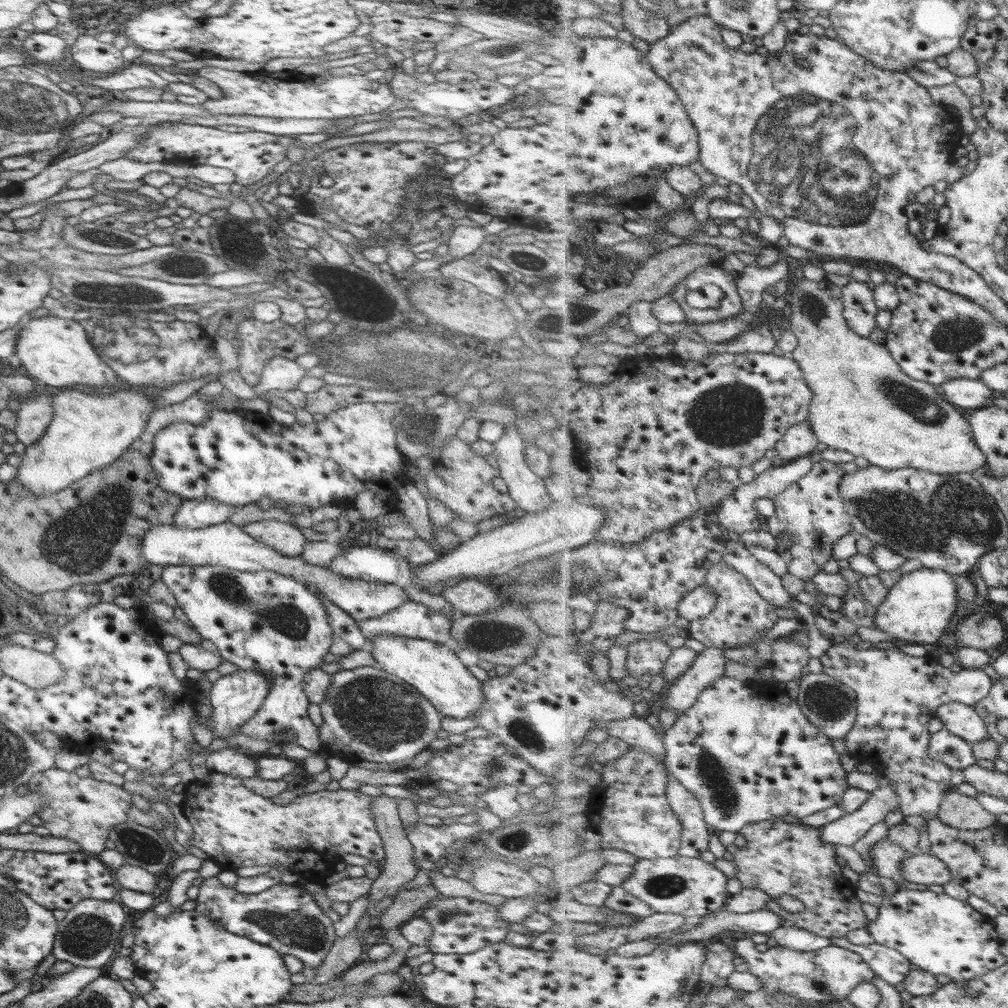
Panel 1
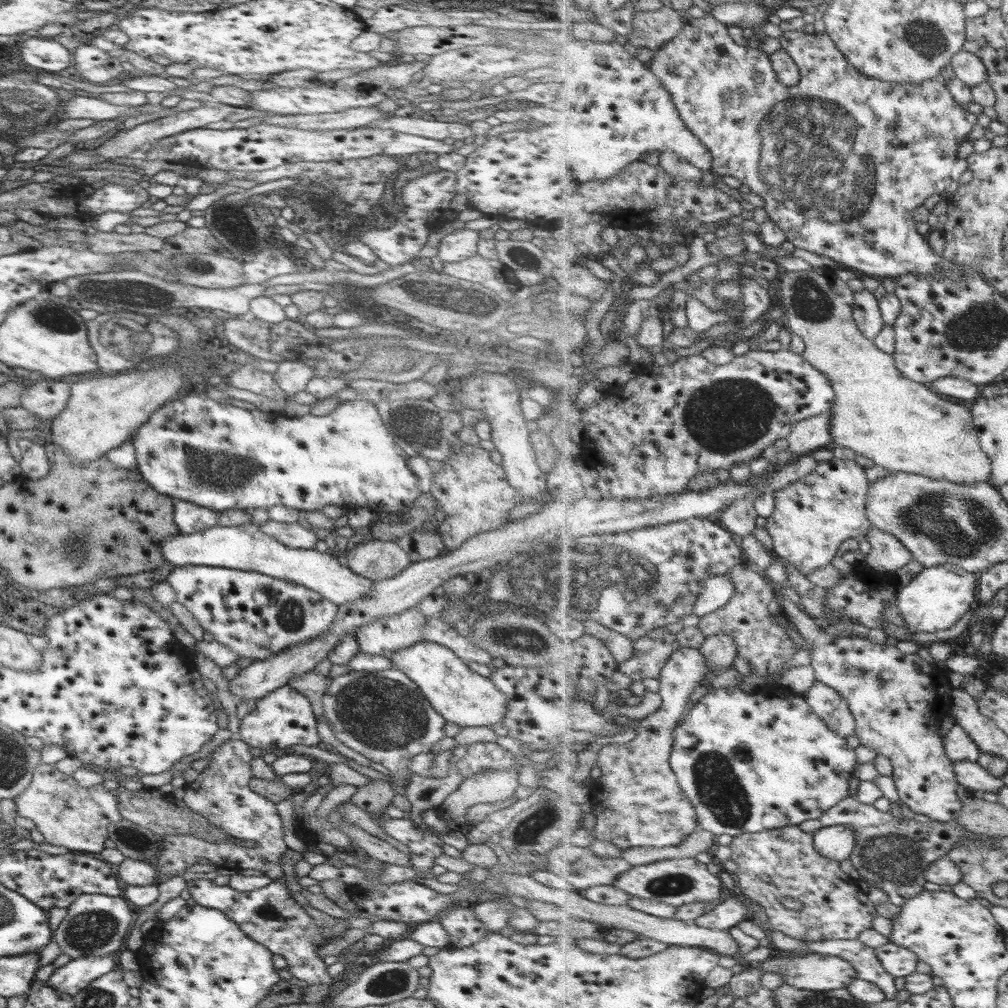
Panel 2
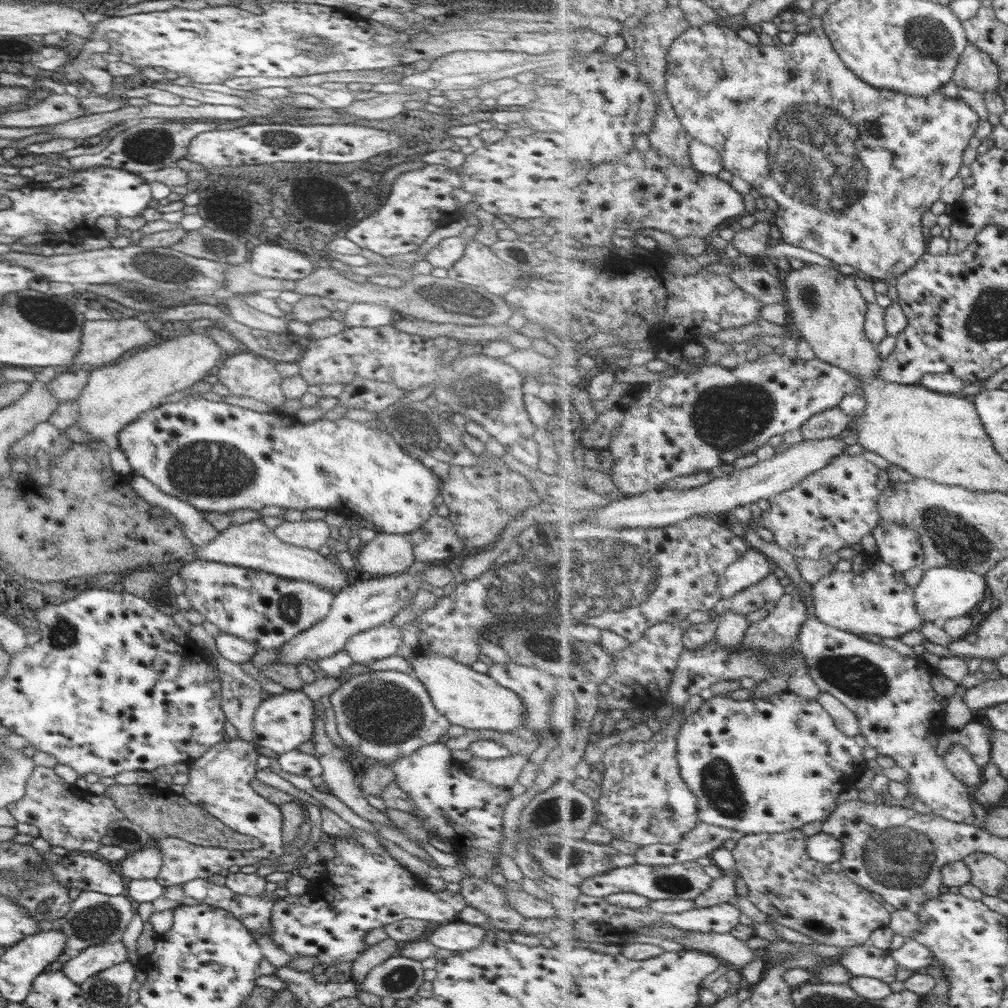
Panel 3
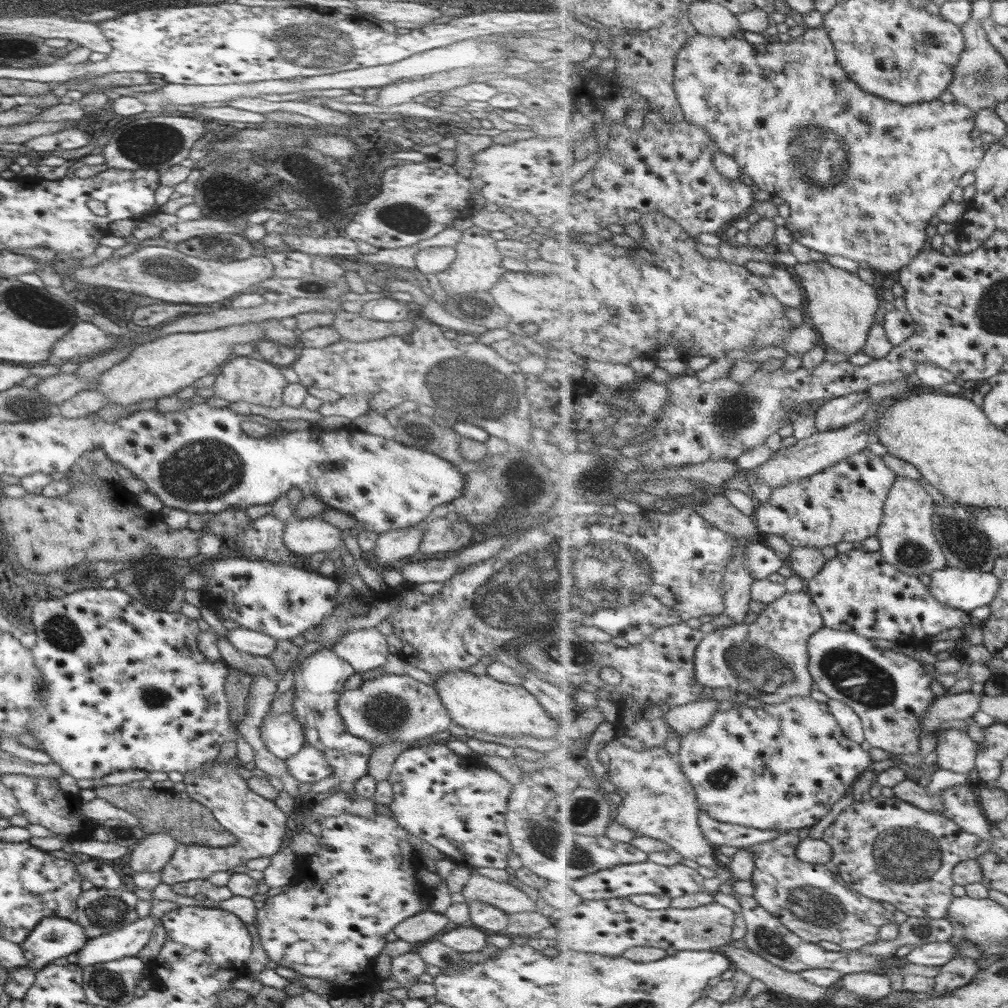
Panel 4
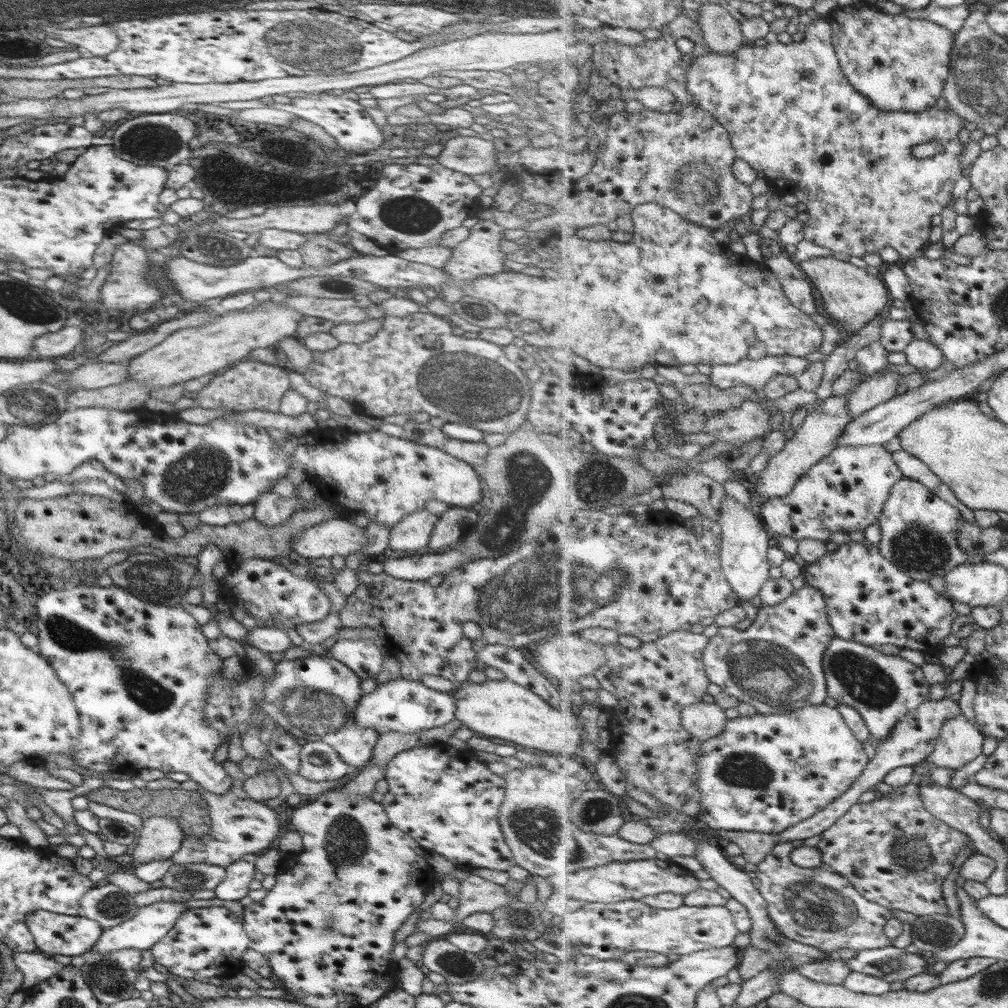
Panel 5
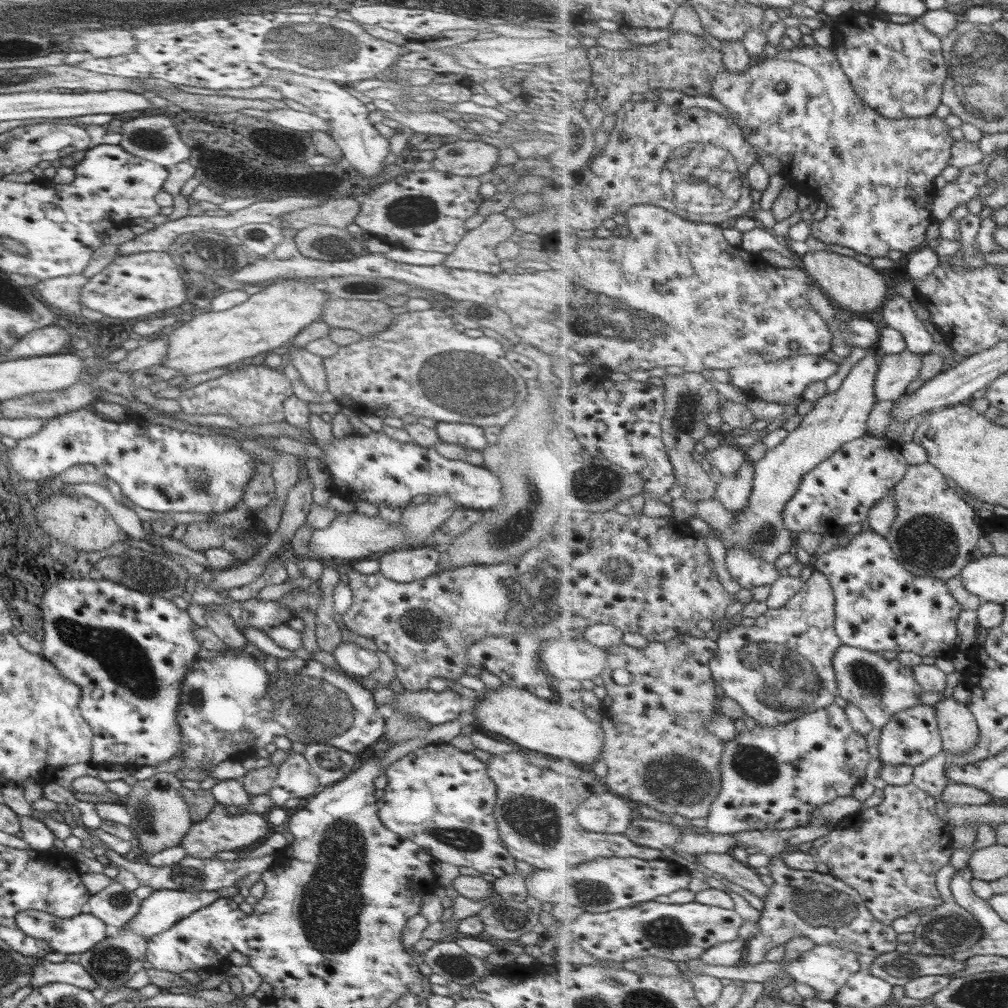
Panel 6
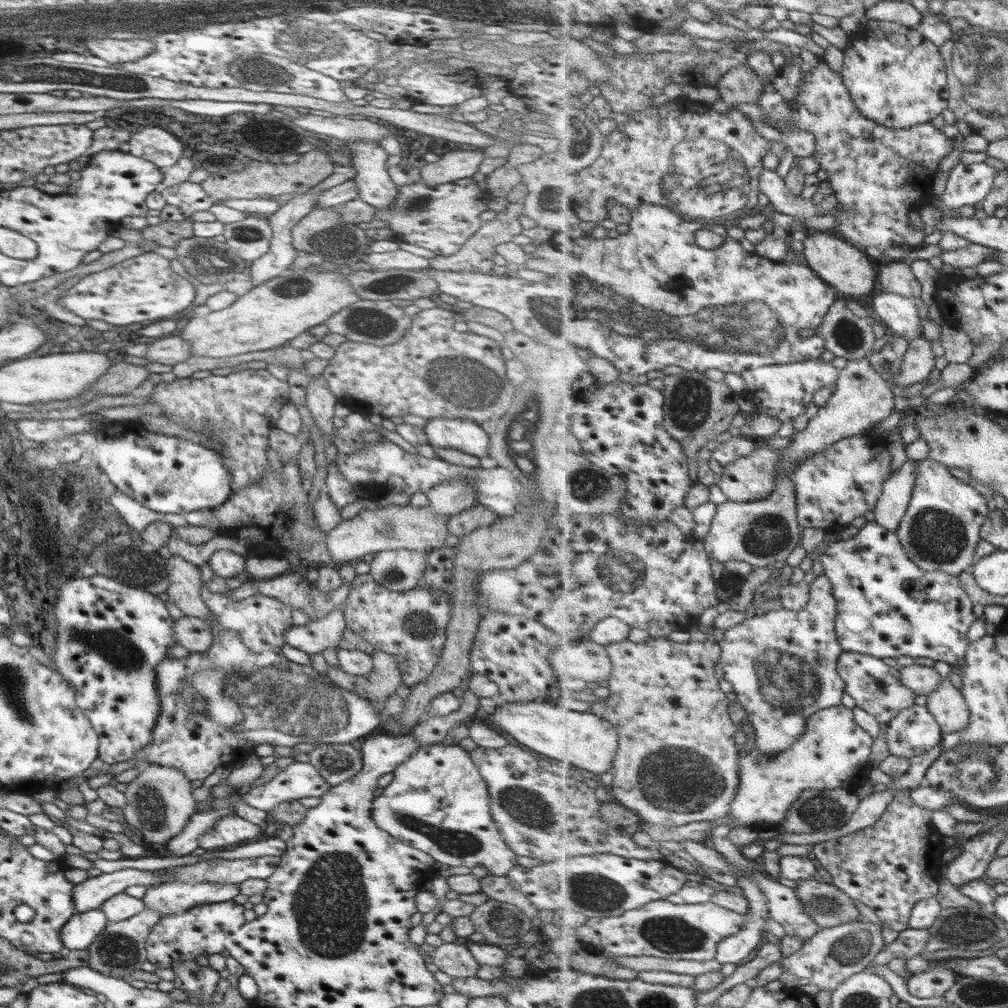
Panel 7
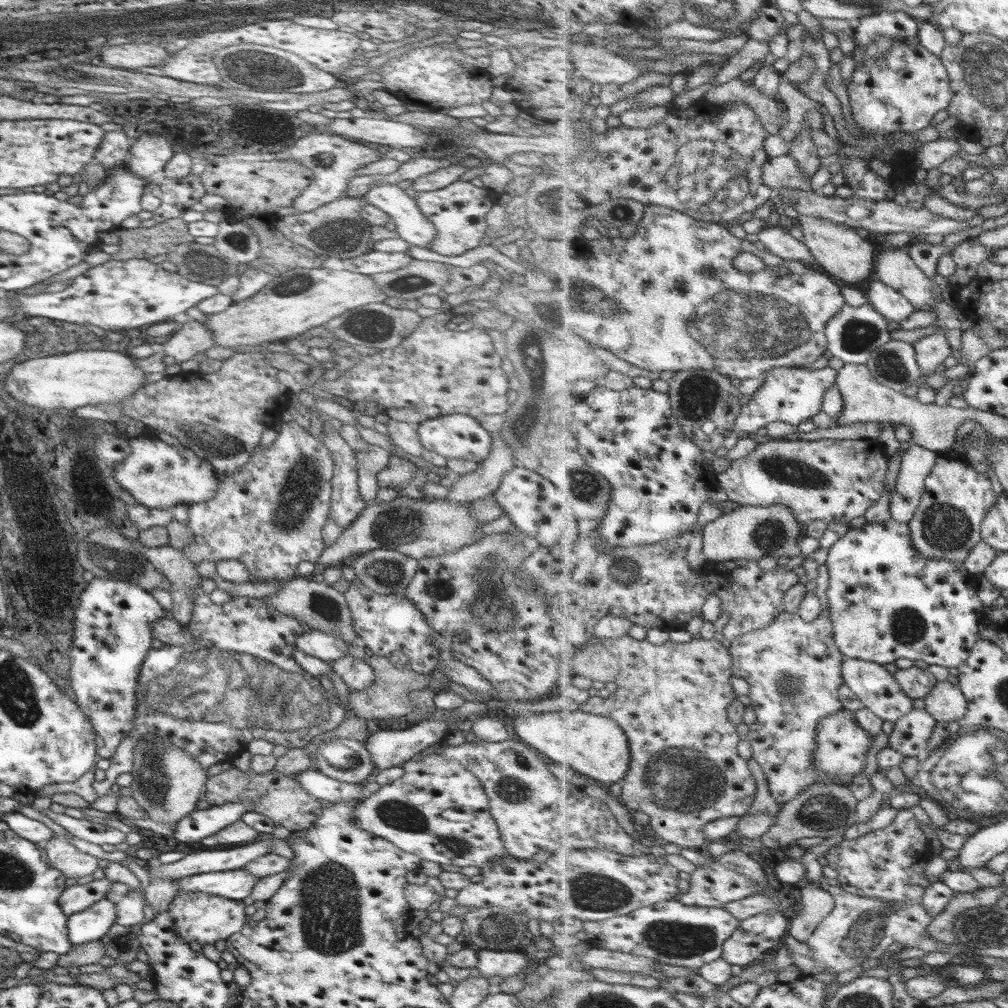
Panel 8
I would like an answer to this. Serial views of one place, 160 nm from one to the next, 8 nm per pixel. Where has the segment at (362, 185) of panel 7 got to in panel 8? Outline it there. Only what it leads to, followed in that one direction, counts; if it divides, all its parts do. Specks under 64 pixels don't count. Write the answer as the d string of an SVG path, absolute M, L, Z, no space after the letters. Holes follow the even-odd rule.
M383 184L369 187L362 196L367 204L376 206L392 218L397 236L409 246L427 249L433 242L436 228L417 208L414 199L403 194L397 185Z

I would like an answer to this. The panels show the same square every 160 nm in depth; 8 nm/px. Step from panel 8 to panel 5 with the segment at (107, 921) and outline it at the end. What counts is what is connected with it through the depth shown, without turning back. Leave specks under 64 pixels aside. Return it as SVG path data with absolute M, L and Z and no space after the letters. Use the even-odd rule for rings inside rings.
M49 911L27 913L24 923L33 937L37 952L49 957L54 954L62 954L63 956L83 955L92 950L102 931L102 928L94 920L79 915L60 915Z

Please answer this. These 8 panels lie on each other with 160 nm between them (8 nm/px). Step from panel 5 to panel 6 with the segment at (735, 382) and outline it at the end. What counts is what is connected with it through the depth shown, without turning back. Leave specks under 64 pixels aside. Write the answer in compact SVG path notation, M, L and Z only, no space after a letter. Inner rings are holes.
M799 355L787 360L775 362L757 362L753 366L731 368L727 370L731 378L731 384L737 386L743 392L752 392L757 398L767 402L787 404L793 398L803 398L807 387L817 381L825 381L837 374L839 363L826 360L823 355Z

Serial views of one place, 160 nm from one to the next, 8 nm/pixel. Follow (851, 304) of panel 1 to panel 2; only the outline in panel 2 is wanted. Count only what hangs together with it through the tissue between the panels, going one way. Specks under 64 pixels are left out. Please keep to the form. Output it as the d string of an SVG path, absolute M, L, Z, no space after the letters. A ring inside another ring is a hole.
M866 289L855 291L854 295L854 319L859 330L869 340L875 340L886 323L880 309L880 302L873 296L873 292Z

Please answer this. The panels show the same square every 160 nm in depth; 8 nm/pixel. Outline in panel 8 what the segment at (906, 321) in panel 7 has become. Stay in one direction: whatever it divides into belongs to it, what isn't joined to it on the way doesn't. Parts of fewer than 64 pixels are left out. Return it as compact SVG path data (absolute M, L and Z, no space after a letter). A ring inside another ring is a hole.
M879 279L869 283L866 295L875 310L889 320L901 322L916 310L915 305L911 304L903 293L897 292L895 288L891 288L891 285Z

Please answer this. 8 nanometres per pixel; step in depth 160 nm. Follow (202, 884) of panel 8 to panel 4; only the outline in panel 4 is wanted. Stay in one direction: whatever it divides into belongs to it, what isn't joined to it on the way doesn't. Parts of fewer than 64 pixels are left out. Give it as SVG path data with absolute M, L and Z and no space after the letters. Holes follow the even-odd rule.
M150 915L137 917L123 928L86 940L83 948L76 953L81 968L98 962L109 962L118 958L133 957L151 938L151 930L159 919Z

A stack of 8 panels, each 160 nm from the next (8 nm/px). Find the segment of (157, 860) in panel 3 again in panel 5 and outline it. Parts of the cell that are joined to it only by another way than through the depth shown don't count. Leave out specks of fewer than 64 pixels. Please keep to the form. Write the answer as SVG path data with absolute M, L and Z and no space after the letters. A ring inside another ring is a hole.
M145 817L137 829L137 843L131 850L133 865L167 859L179 850L183 839L179 823L171 817Z

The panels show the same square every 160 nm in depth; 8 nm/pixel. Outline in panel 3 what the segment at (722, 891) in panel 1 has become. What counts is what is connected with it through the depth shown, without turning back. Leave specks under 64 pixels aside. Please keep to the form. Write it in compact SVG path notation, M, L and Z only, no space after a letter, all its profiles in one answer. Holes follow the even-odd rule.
M685 861L672 866L646 866L644 864L634 864L627 868L618 868L611 870L609 874L593 876L591 879L585 879L579 890L581 894L593 897L611 896L619 892L629 892L647 896L651 900L665 900L684 898L685 900L694 900L701 896L714 882L714 879L705 874L703 866L696 861Z

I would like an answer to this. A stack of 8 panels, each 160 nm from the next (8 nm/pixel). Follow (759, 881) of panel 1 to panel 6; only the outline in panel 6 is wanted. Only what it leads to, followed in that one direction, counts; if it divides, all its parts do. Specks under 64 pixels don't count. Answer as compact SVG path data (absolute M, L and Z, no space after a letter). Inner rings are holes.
M781 856L771 857L768 866L774 883L761 911L758 923L760 931L747 940L744 963L761 964L771 949L785 945L798 936L808 936L816 945L833 945L874 957L897 948L898 932L877 920L870 908L866 907L858 889L846 881L829 872L823 874L793 869Z

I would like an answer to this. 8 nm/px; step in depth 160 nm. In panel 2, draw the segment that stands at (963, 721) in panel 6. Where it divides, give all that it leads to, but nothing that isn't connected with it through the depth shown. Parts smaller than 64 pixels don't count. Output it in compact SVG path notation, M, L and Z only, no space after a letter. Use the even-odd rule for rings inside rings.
M954 761L954 771L960 784L977 794L980 792L997 793L1005 786L978 762Z

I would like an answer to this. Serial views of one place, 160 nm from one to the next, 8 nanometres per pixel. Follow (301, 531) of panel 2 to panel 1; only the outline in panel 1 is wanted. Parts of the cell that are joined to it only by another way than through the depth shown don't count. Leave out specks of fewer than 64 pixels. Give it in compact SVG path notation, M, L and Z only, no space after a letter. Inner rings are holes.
M273 519L253 521L241 530L288 557L299 557L307 542L295 524Z

